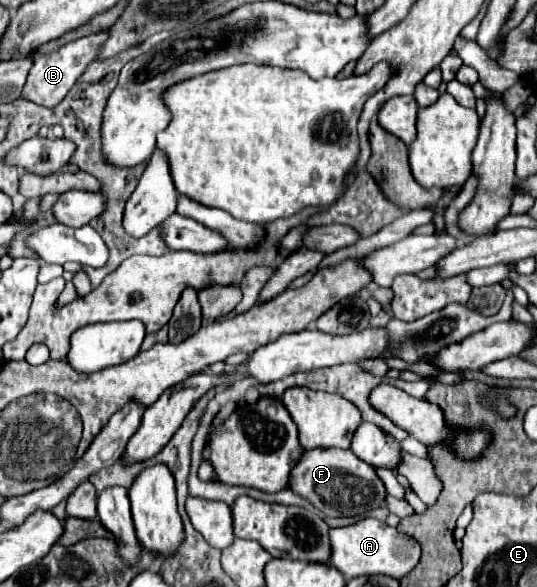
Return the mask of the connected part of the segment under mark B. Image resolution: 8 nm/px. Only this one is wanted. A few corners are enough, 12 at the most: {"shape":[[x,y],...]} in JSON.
{"shape":[[88,35],[34,63],[22,97],[56,107],[98,57],[104,37]]}

